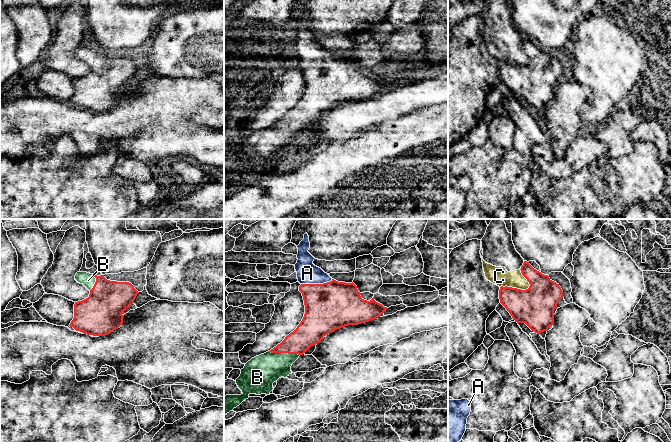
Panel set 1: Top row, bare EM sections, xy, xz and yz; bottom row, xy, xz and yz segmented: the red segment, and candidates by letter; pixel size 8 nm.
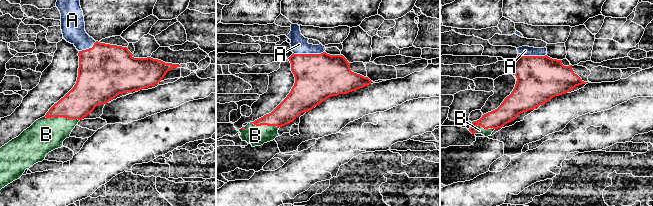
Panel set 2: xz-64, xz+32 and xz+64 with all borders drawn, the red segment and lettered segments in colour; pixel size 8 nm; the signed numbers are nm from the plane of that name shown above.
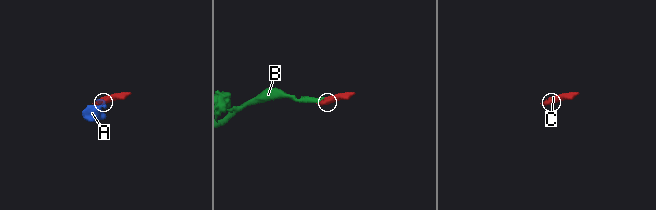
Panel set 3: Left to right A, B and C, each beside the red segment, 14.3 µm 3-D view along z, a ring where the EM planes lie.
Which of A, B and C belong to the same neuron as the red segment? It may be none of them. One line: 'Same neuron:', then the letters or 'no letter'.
Same neuron: A, B

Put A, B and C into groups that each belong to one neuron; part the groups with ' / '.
A B / C

